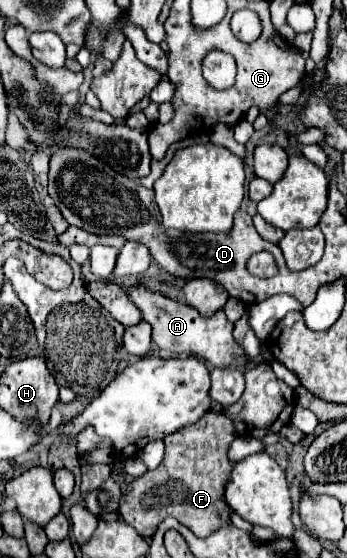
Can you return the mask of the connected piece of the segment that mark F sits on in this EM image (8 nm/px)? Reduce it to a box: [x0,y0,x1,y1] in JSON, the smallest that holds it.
[120,410,234,540]

